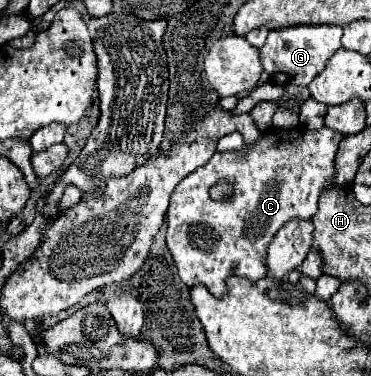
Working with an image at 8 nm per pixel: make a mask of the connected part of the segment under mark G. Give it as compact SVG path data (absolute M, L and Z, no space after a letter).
M287 26L275 28L269 32L265 46L261 48L261 62L265 72L269 74L271 82L275 84L295 84L295 86L309 86L309 82L325 68L325 62L341 48L341 26Z

